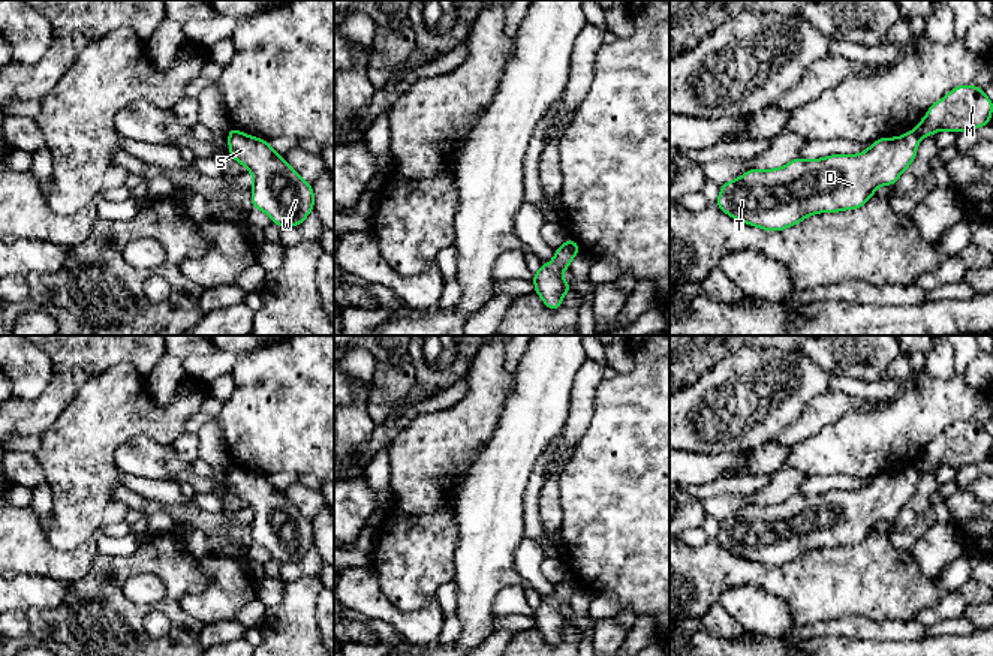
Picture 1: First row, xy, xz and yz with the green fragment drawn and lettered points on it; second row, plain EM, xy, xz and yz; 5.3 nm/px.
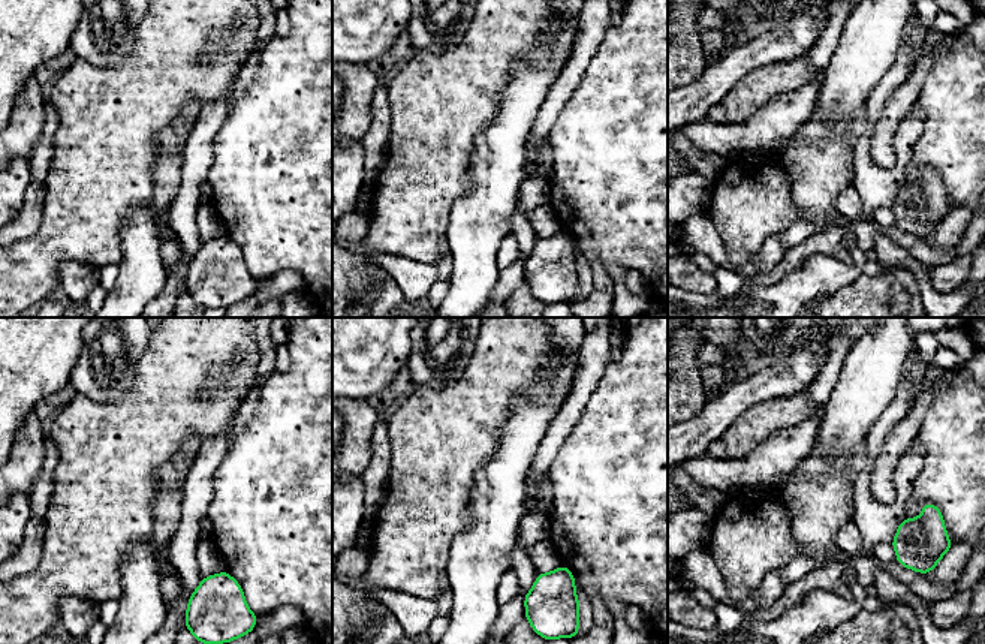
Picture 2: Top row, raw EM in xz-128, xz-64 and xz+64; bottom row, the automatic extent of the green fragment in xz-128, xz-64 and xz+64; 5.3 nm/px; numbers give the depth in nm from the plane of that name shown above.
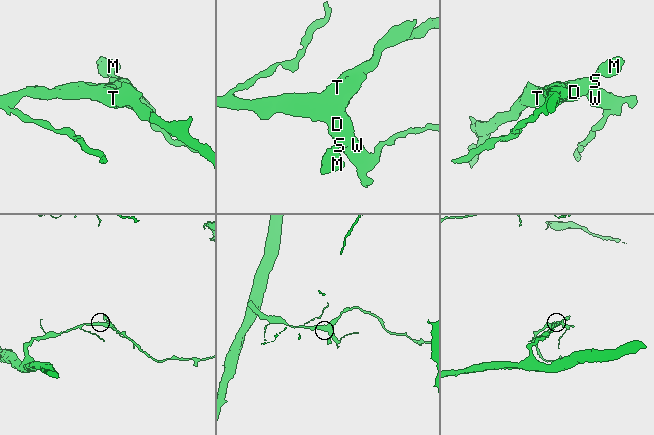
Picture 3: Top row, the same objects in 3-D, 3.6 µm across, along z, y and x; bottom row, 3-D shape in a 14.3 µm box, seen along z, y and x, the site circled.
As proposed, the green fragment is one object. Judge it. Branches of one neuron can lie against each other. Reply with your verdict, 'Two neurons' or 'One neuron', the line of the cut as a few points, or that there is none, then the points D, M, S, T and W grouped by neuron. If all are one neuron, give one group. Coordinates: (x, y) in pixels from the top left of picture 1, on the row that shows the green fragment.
Two neurons. Split along yz (914, 131), (921, 137). Groups: D S T W / M

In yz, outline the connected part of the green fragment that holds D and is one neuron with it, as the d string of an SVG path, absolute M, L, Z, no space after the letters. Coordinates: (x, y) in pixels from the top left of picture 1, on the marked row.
M911 130L897 138L881 138L860 154L831 154L822 159L794 159L776 169L749 169L720 186L716 201L734 220L764 231L783 231L818 213L837 213L863 207L879 186L896 184L917 157L921 136Z

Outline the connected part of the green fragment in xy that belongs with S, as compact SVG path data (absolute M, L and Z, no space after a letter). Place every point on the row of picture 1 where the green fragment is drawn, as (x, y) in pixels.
M232 130L229 156L252 175L252 205L283 229L301 225L315 207L312 184L261 138Z

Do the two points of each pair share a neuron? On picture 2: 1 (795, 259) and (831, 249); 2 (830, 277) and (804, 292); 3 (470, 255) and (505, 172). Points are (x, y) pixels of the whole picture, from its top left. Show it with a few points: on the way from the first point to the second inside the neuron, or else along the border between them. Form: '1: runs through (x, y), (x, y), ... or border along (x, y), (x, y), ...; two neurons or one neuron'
1: runs through (804, 250), (807, 247), (822, 247); one neuron
2: runs through (824, 277), (819, 277), (810, 286); one neuron
3: runs through (473, 234), (481, 225), (493, 193); one neuron

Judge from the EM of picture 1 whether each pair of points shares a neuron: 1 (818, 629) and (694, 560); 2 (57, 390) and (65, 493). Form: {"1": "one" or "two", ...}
{"1": "two", "2": "two"}

